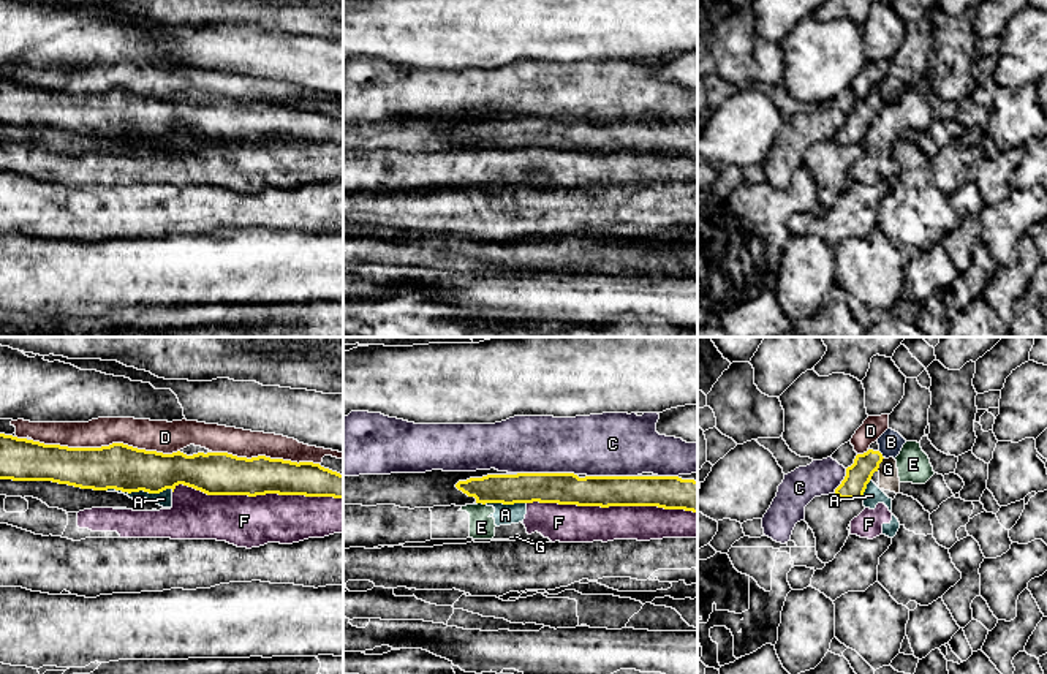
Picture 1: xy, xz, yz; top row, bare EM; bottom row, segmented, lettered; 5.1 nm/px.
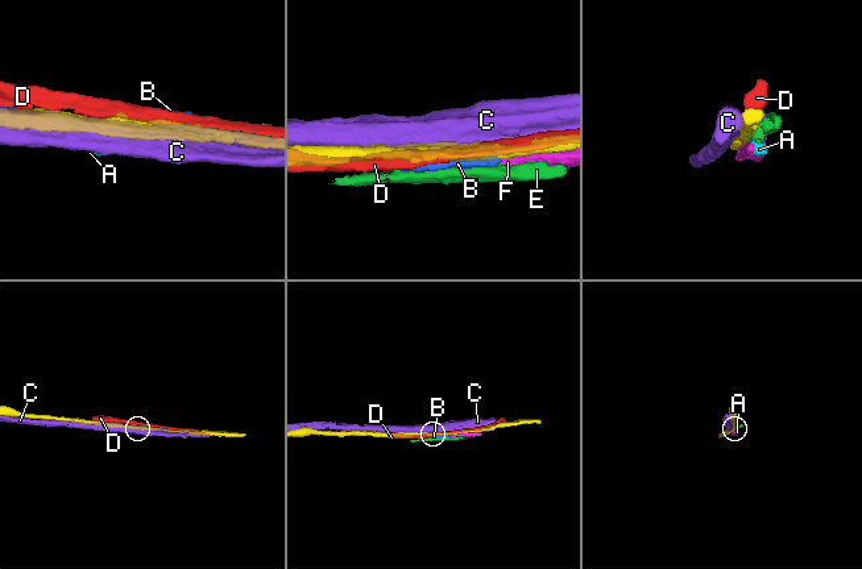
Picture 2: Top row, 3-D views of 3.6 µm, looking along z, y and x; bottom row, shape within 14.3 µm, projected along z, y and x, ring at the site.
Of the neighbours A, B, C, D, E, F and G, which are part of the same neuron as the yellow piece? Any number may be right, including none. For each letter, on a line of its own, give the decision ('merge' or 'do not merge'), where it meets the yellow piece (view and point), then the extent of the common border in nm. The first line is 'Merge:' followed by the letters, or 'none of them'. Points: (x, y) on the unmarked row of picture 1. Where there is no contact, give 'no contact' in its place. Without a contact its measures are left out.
Merge: none of them
A: do not merge; meets yellow in xy at (151, 138); contact 240 nm long
B: do not merge; meets yellow in yz at (881, 100); contact 50 nm long
C: do not merge; meets yellow in xz at (548, 119); contact 300 nm long
D: do not merge; meets yellow in xy at (106, 92); contact 750 nm long
E: do not merge; meets yellow in xz at (481, 147); contact 40 nm long
F: do not merge; meets yellow in xy at (258, 140); contact 850 nm long
G: do not merge; meets yellow in yz at (880, 108); contact 80 nm long

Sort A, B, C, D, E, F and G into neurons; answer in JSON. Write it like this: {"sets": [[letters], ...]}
{"sets": [["A", "E", "F", "G"], ["B"], ["C"], ["D"]]}

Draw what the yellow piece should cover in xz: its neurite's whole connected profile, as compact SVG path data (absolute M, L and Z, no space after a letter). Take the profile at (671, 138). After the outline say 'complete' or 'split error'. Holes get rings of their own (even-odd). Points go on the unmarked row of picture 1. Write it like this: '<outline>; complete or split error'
M517 119L487 120L470 123L455 130L476 149L558 149L577 152L658 152L664 155L685 155L697 158L697 127L678 122L585 122L574 119Z; complete

